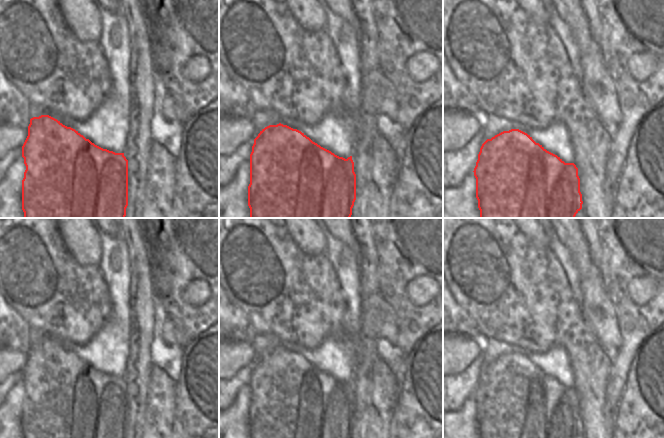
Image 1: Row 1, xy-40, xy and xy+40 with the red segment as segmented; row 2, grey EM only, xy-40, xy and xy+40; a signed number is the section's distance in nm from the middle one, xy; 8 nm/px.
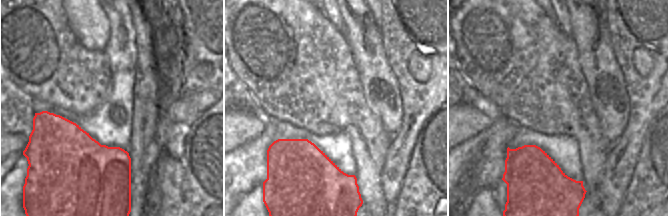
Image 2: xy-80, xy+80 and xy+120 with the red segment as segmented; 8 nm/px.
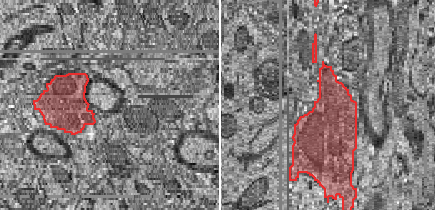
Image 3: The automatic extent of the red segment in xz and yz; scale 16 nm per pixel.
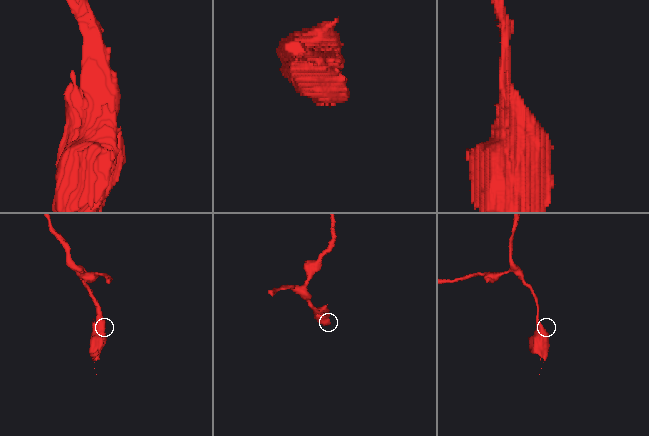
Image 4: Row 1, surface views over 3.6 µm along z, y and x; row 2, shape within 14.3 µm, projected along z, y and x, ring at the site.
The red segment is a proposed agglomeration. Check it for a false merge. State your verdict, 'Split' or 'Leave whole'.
Split.

